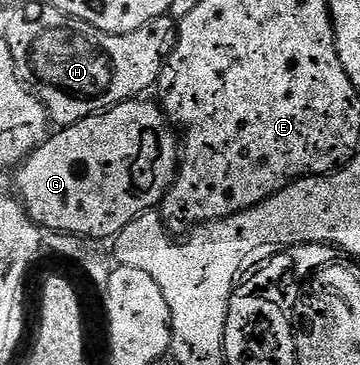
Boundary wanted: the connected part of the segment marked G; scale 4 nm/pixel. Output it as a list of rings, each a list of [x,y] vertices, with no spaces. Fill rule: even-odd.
[[[142,97],[129,99],[98,115],[84,117],[84,121],[76,121],[71,127],[55,130],[17,168],[17,198],[39,227],[110,241],[122,232],[128,221],[161,204],[178,174],[180,139],[161,106],[146,101]]]

